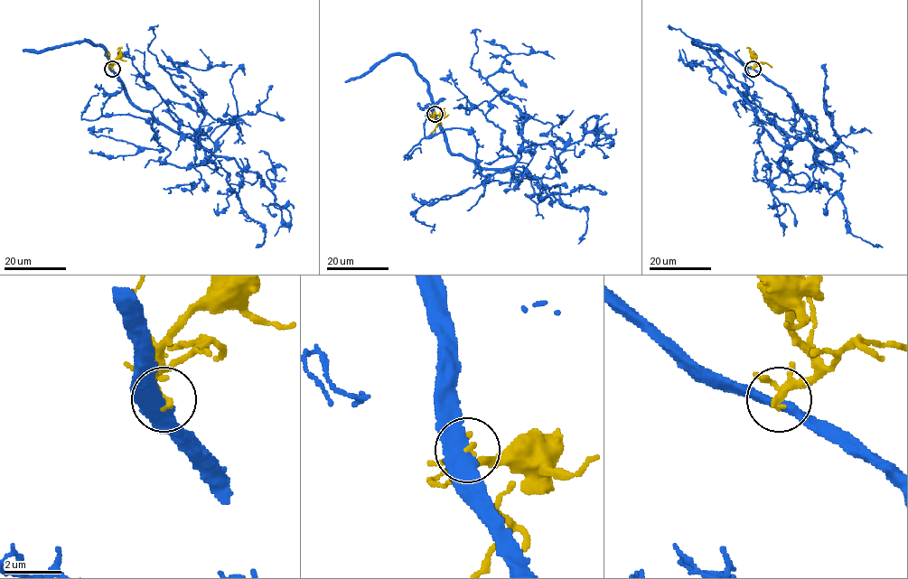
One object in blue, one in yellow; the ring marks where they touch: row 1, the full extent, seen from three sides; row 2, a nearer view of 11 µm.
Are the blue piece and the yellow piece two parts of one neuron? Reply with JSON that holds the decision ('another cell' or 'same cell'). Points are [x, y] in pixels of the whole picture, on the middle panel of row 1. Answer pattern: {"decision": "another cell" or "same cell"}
{"decision": "another cell"}

